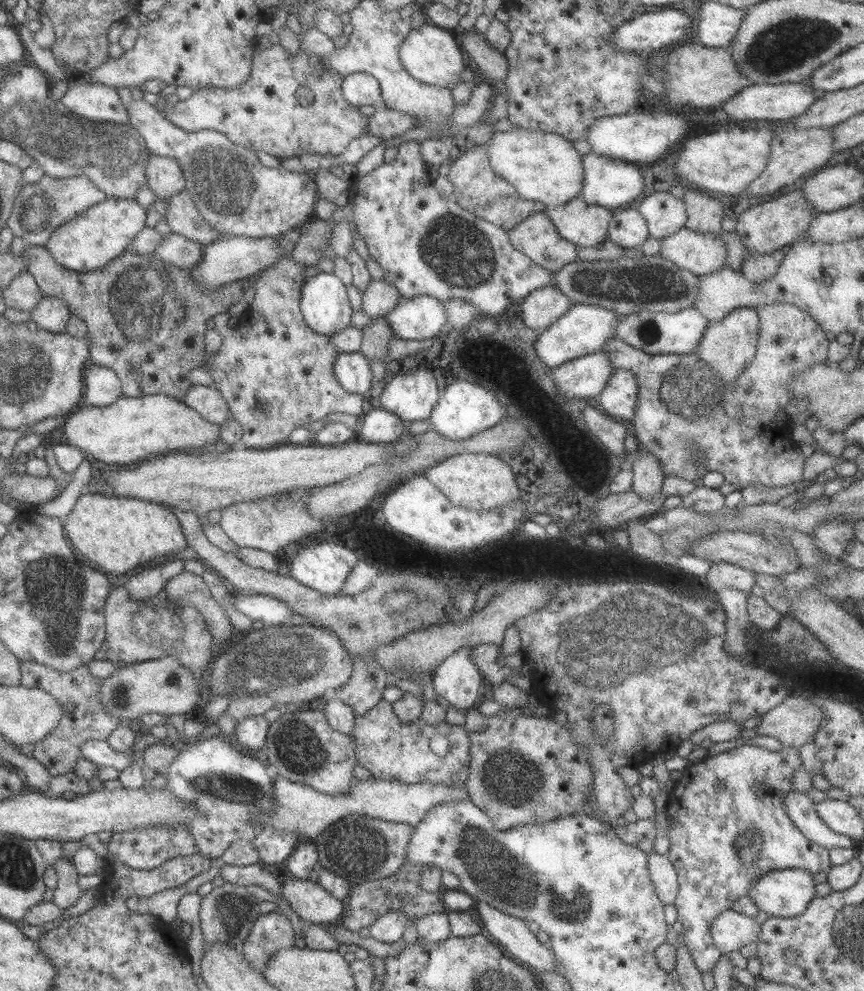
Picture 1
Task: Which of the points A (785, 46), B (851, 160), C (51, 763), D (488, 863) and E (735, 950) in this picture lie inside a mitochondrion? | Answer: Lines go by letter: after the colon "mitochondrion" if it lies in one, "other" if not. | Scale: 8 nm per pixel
A: mitochondrion
B: other
C: other
D: mitochondrion
E: other

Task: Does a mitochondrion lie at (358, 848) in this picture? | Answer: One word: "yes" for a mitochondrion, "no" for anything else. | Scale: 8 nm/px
yes

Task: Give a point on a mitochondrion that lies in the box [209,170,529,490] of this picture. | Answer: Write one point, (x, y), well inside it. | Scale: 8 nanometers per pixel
(461, 255)

